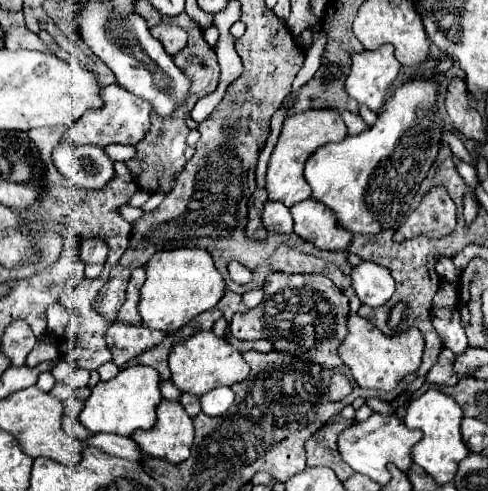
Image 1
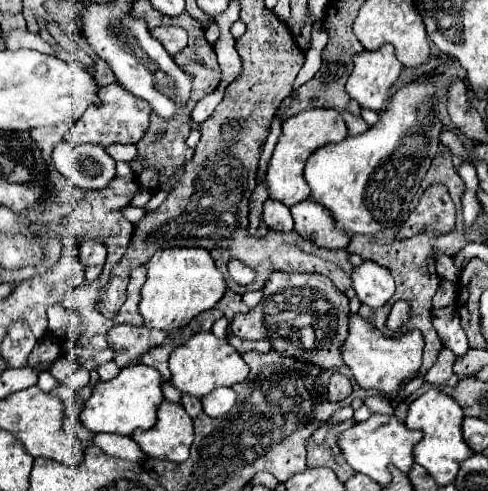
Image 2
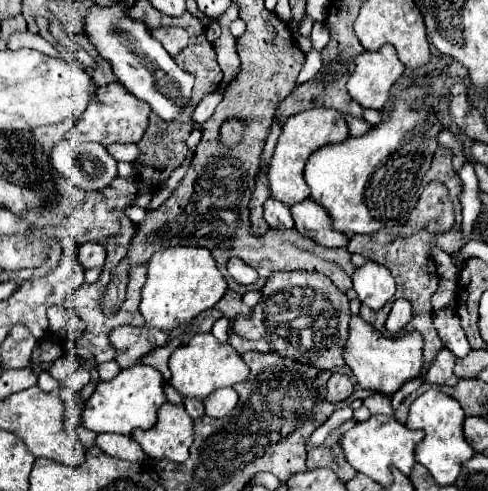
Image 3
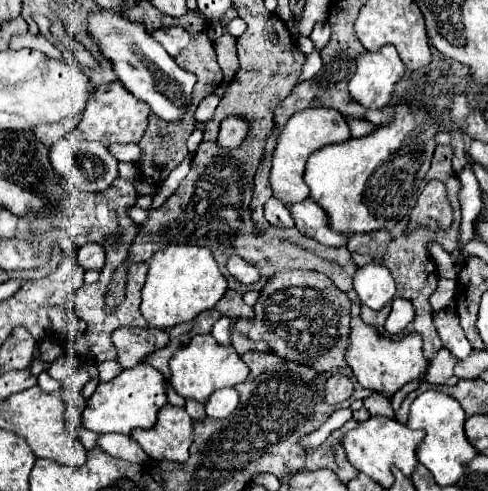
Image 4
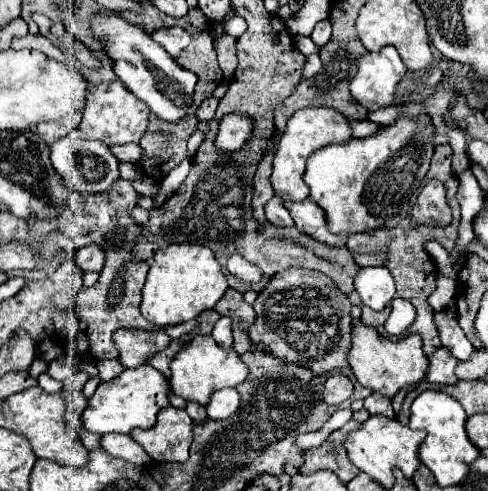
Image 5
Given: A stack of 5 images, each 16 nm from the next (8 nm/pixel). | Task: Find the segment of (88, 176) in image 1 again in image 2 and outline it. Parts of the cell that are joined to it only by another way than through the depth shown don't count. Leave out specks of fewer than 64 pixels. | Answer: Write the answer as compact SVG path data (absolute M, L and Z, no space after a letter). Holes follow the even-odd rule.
M60 142L52 150L54 168L82 190L102 190L116 176L116 162L100 144Z

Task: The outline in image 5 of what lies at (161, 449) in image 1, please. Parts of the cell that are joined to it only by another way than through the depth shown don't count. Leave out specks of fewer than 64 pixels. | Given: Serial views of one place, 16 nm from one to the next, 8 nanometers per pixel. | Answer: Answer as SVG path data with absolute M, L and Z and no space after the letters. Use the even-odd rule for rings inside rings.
M174 406L158 412L158 420L148 430L132 430L130 436L146 450L154 462L186 462L192 444L192 418Z

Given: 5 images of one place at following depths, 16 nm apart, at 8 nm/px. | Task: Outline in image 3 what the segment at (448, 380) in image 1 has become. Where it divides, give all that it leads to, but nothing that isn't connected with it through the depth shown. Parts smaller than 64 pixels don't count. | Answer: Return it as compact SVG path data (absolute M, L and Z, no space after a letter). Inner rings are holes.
M442 348L442 350L436 354L432 366L428 368L424 380L430 382L430 384L454 386L454 384L458 382L458 378L456 378L454 372L452 372L454 364L456 364L456 356L452 356L452 352L448 352L446 348Z

